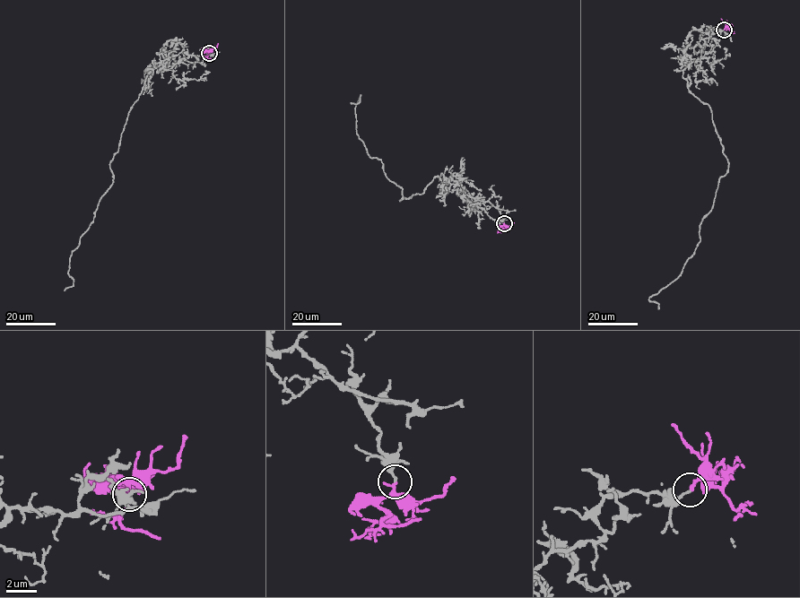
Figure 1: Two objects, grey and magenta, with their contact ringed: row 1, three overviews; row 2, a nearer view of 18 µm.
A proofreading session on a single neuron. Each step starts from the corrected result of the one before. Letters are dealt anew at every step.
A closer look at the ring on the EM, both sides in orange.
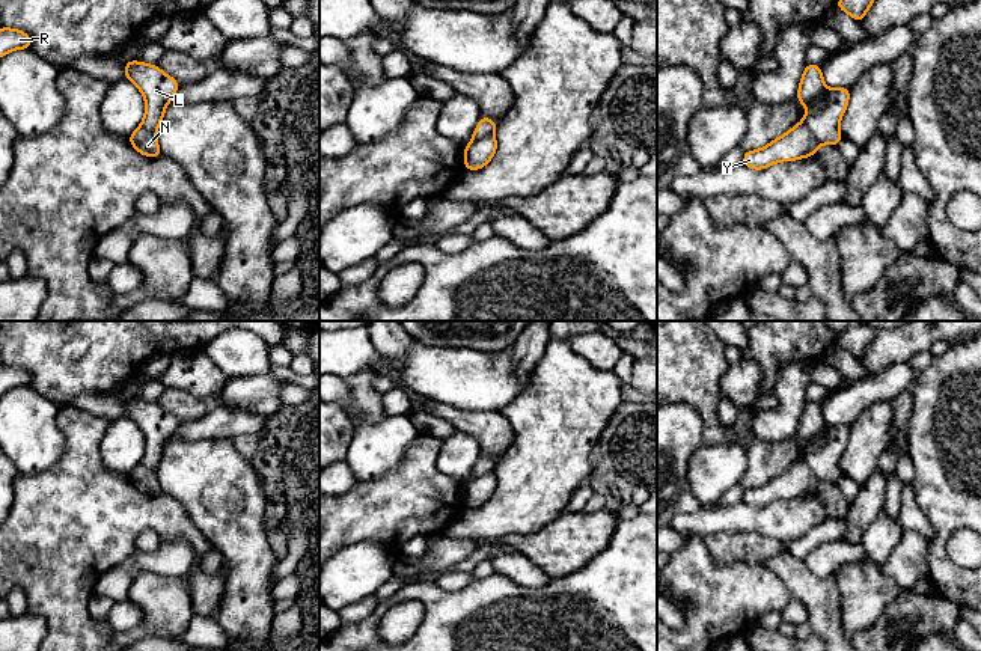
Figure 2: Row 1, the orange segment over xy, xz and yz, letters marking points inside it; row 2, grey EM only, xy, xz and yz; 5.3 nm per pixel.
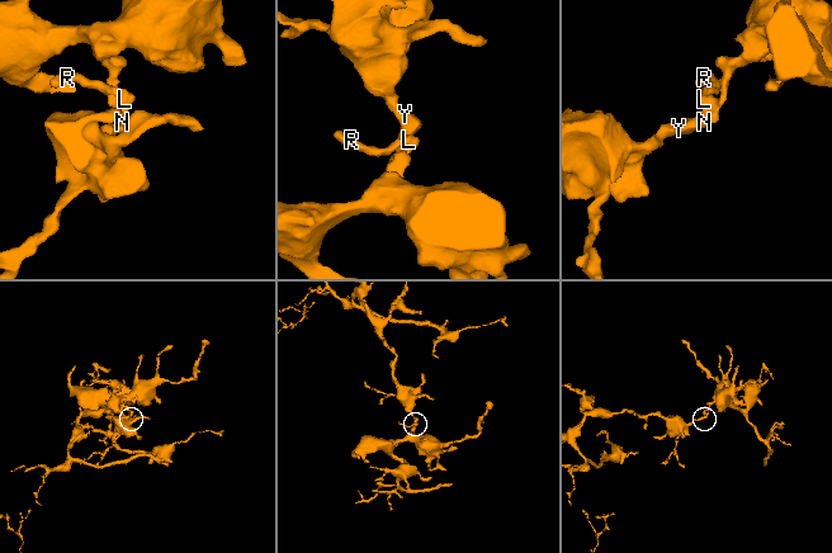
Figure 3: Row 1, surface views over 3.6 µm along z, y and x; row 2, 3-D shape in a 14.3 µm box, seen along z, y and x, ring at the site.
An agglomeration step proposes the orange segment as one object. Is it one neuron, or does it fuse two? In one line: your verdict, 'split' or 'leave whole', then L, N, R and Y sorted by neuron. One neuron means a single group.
split | L R / N Y

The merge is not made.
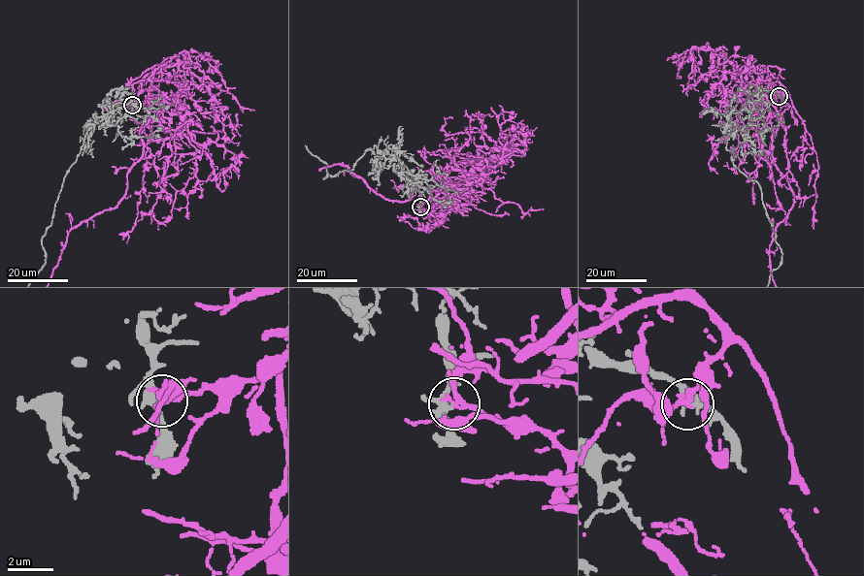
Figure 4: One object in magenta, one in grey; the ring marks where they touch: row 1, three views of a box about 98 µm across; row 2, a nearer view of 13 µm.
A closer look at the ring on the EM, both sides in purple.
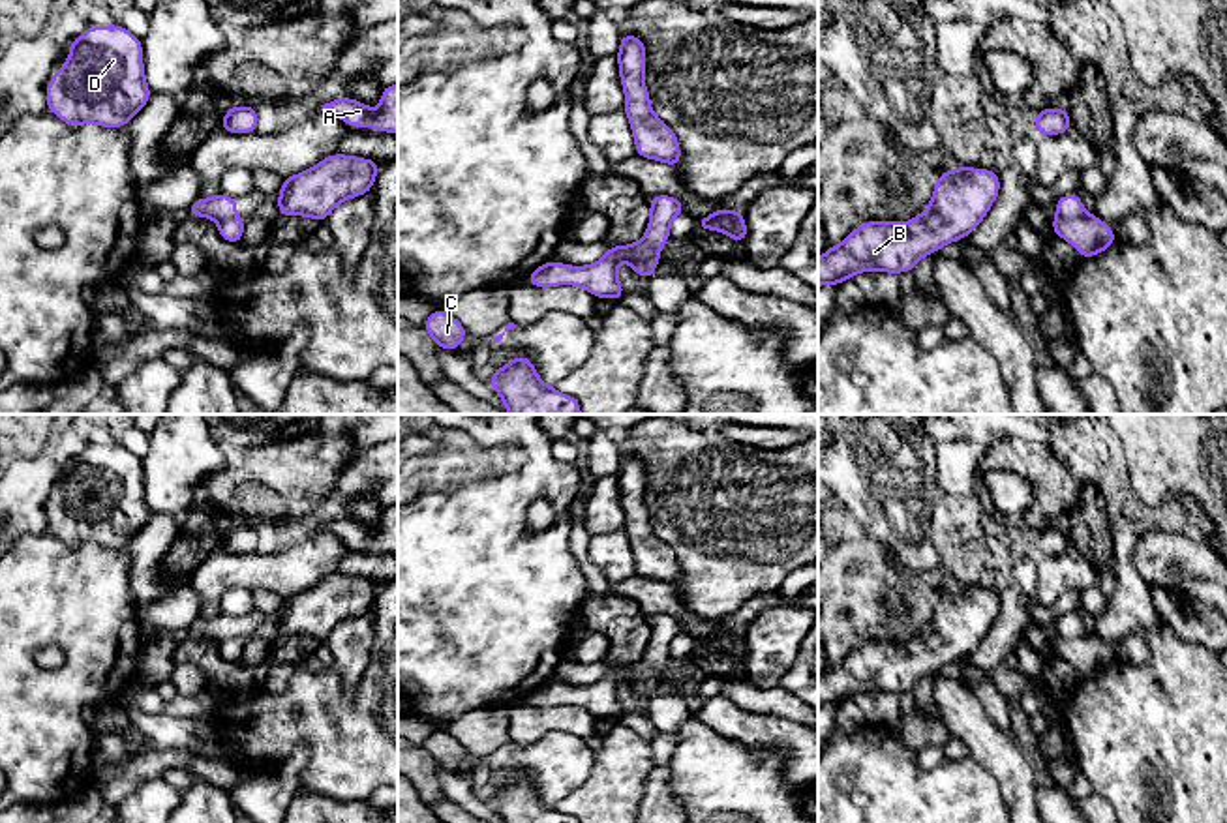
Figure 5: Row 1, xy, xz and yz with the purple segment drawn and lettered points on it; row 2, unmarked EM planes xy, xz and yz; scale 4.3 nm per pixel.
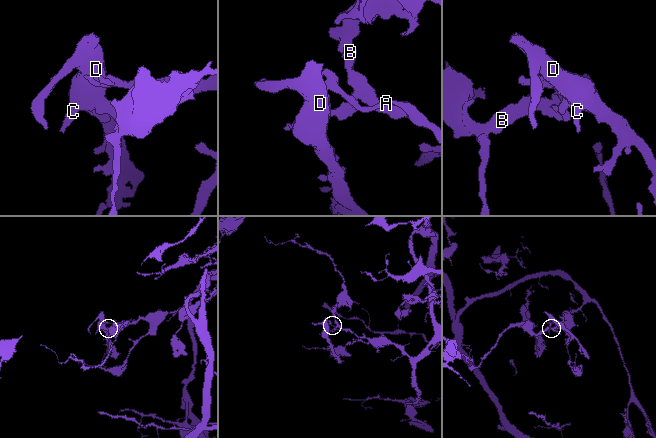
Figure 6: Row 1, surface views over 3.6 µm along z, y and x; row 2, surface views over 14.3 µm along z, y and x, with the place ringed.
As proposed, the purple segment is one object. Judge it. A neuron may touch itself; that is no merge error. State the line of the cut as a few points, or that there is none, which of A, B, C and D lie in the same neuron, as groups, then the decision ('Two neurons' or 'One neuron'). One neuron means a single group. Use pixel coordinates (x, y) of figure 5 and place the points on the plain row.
Split along yz (1059, 632), (1066, 638), (1085, 634). Groups: A B / C D. Two neurons

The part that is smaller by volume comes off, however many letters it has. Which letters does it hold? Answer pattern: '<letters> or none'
C, D

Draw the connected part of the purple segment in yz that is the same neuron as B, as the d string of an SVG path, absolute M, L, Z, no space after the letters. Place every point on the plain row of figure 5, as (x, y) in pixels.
M957 587L940 592L929 626L908 643L867 641L818 679L818 707L859 692L902 694L977 649L1000 613L998 592Z

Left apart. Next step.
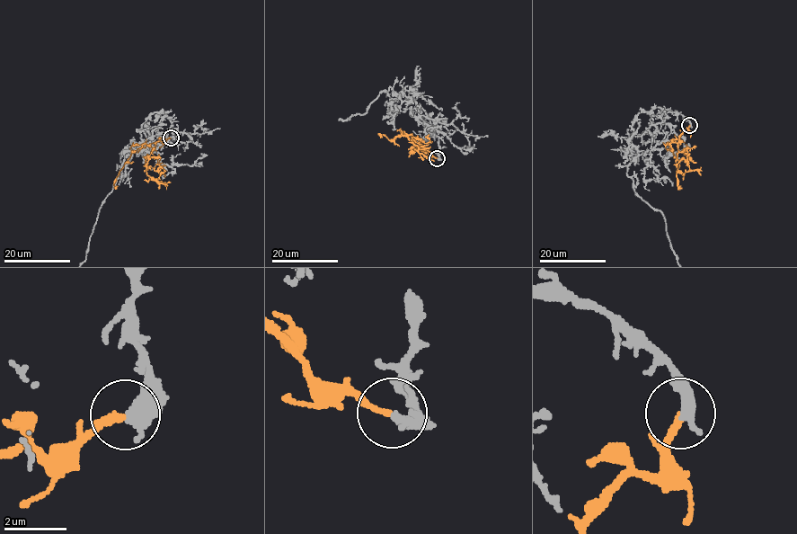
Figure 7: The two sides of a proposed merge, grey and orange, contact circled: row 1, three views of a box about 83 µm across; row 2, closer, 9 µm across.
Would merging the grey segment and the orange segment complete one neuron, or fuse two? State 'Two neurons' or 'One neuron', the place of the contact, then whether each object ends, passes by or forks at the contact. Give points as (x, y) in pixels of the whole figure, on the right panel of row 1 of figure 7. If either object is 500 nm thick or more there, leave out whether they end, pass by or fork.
One neuron. Place: (689, 125)

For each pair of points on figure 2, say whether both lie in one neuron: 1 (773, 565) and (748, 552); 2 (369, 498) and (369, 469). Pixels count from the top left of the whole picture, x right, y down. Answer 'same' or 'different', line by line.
1: different
2: different

